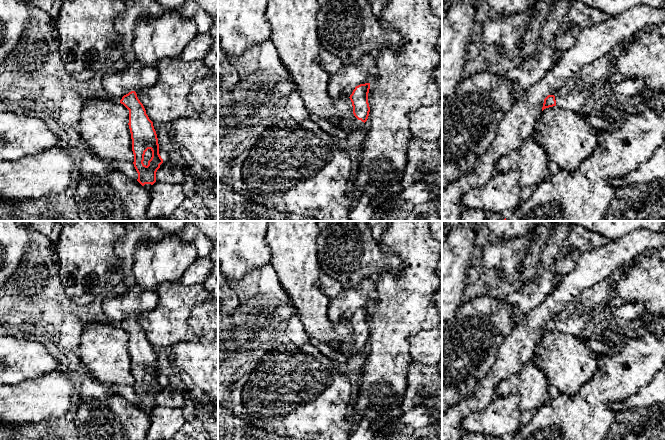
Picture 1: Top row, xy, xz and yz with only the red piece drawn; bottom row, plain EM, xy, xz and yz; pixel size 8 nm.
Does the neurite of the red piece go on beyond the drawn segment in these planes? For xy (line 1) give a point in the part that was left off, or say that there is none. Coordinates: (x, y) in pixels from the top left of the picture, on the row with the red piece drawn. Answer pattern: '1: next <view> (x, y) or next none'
1: next none

